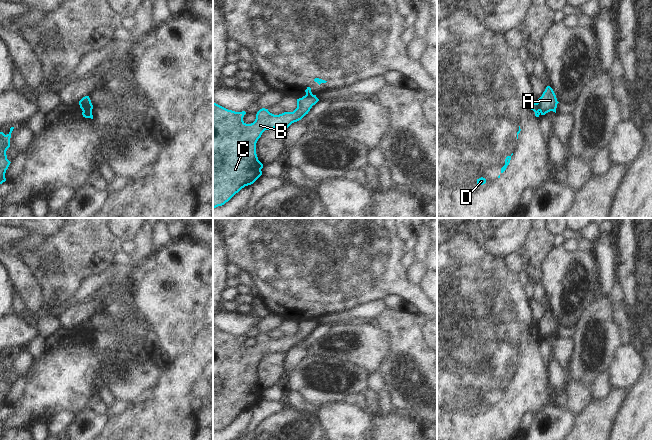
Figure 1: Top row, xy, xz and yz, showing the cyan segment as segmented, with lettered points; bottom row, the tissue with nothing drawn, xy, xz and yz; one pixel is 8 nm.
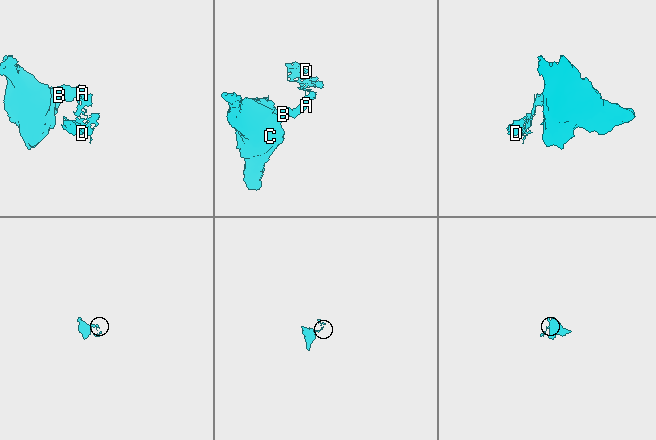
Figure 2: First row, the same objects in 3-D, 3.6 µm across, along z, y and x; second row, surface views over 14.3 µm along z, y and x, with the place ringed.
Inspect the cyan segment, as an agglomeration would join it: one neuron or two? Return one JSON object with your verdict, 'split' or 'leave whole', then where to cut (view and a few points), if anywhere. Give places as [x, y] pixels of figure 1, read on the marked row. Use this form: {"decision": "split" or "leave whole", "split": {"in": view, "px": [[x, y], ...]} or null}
{"decision": "split", "split": {"in": "xy", "px": [[91, 108], [83, 112]]}}

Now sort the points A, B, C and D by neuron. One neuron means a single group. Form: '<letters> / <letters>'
A B C / D

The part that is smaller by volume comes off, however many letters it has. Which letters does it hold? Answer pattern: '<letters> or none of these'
D

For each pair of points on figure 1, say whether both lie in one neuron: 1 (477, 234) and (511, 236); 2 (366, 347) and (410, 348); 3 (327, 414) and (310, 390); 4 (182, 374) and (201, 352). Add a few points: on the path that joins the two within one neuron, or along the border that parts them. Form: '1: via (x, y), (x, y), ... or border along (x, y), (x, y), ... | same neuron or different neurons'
1: via (485, 242), (503, 242) | same neuron
2: border along (379, 327), (388, 337), (388, 351), (378, 369) | different neurons
3: border along (343, 400), (323, 403), (318, 406) | different neurons
4: via (186, 369), (196, 357) | same neuron

